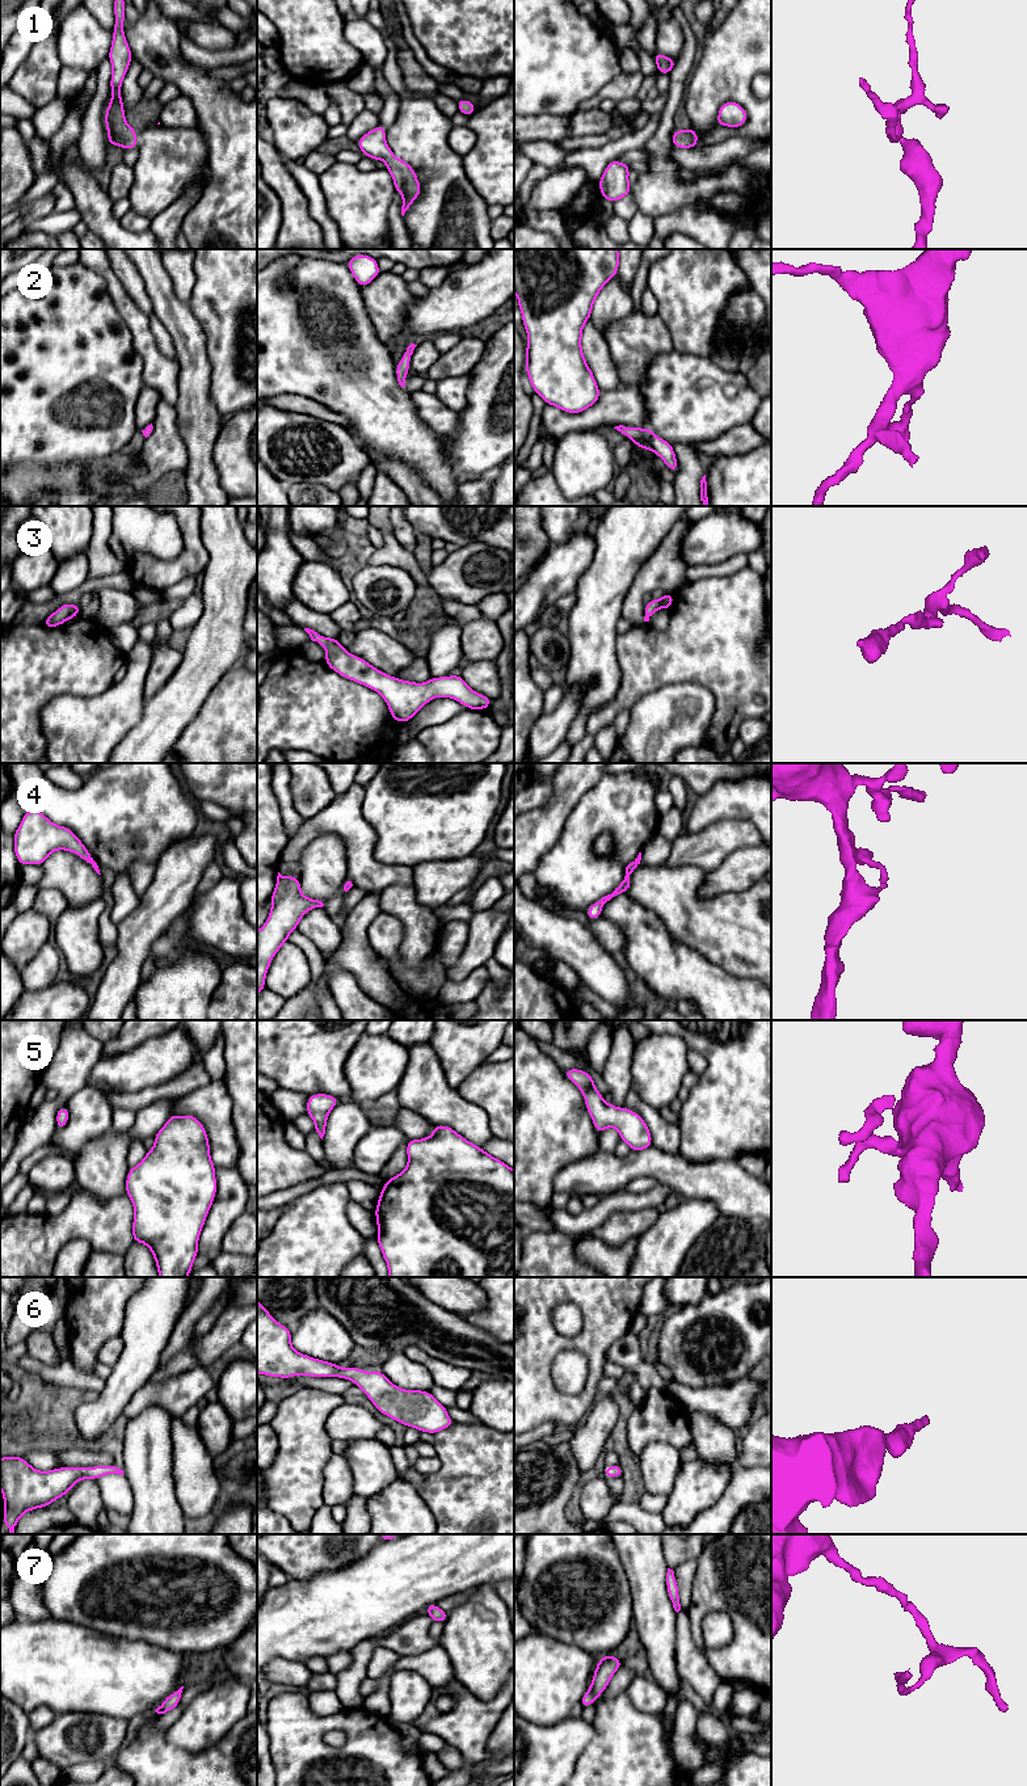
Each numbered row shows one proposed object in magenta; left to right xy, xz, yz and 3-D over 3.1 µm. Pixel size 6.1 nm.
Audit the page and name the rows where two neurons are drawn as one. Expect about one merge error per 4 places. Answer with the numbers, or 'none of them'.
none of them

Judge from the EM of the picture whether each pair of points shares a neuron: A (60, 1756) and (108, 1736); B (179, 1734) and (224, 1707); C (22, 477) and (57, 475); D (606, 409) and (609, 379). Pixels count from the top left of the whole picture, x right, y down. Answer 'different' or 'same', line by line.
A: same
B: same
C: same
D: different

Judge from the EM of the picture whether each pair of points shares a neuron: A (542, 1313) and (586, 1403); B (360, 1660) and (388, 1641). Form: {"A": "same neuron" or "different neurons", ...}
{"A": "same neuron", "B": "same neuron"}

